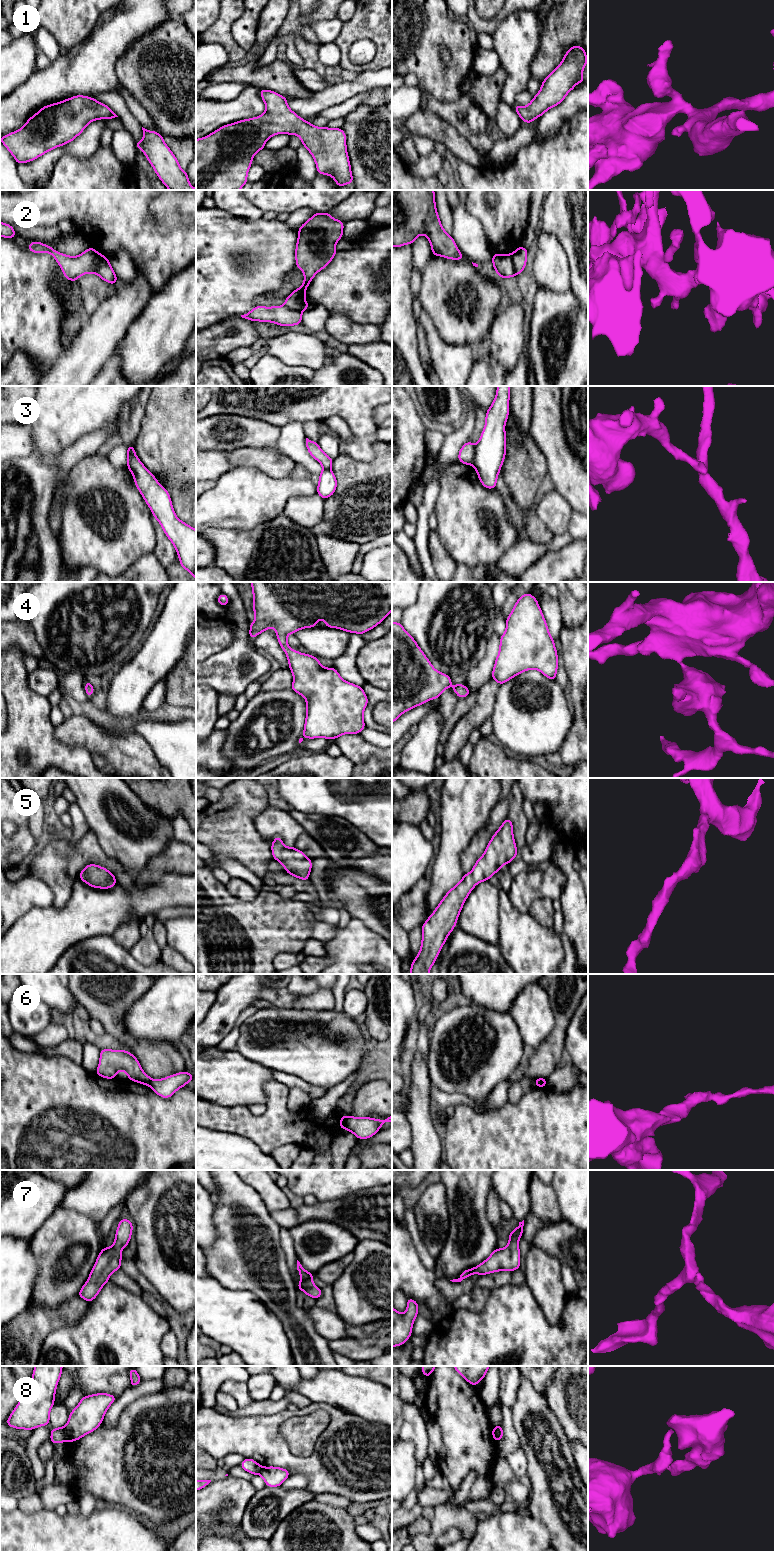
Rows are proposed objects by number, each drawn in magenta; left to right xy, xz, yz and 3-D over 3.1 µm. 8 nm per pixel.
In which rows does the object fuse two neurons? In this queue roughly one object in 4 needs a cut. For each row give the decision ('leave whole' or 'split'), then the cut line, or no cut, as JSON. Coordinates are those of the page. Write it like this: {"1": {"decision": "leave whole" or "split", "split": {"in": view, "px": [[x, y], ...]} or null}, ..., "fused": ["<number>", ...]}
{"1": {"decision": "leave whole", "split": null}, "2": {"decision": "leave whole", "split": null}, "3": {"decision": "split", "split": {"in": "yz", "px": [[475, 445], [474, 461], [471, 464]]}}, "4": {"decision": "leave whole", "split": null}, "5": {"decision": "leave whole", "split": null}, "6": {"decision": "split", "split": {"in": "xz", "px": [[346, 1116], [345, 1128]]}}, "7": {"decision": "leave whole", "split": null}, "8": {"decision": "split", "split": {"in": "xy", "px": [[62, 1427], [66, 1441]]}}, "fused": ["3", "6", "8"]}

